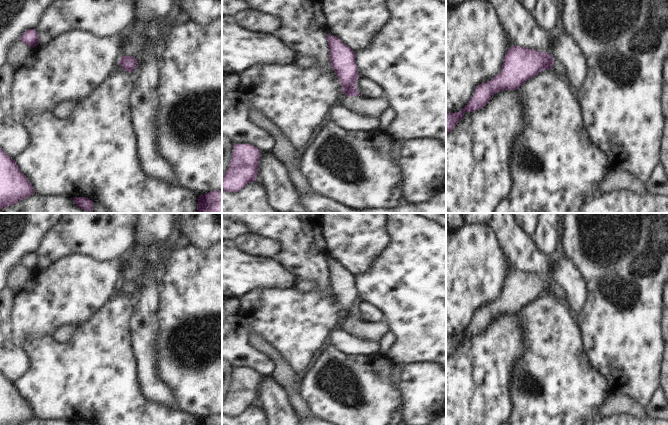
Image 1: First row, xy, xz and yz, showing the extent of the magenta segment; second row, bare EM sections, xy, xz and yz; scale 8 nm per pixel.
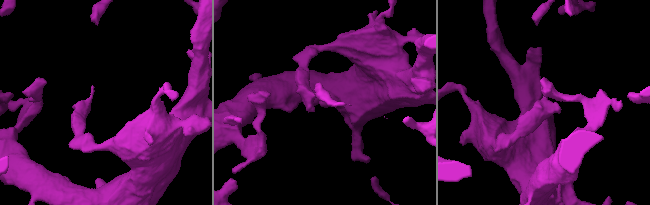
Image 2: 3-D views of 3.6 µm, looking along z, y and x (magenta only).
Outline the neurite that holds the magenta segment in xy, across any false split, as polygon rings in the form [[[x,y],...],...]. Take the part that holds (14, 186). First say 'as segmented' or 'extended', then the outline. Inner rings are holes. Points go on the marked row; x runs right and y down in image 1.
as segmented | [[[0,148],[0,209],[34,194],[33,185],[16,162]]]

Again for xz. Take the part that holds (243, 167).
as segmented | [[[235,144],[229,167],[222,179],[222,190],[237,192],[257,180],[261,151],[251,144]]]

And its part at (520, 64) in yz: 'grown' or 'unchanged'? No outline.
grown

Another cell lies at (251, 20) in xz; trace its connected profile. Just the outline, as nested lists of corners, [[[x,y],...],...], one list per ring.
[[[252,9],[243,10],[234,17],[238,26],[250,32],[276,34],[280,28],[280,19],[277,16]]]

